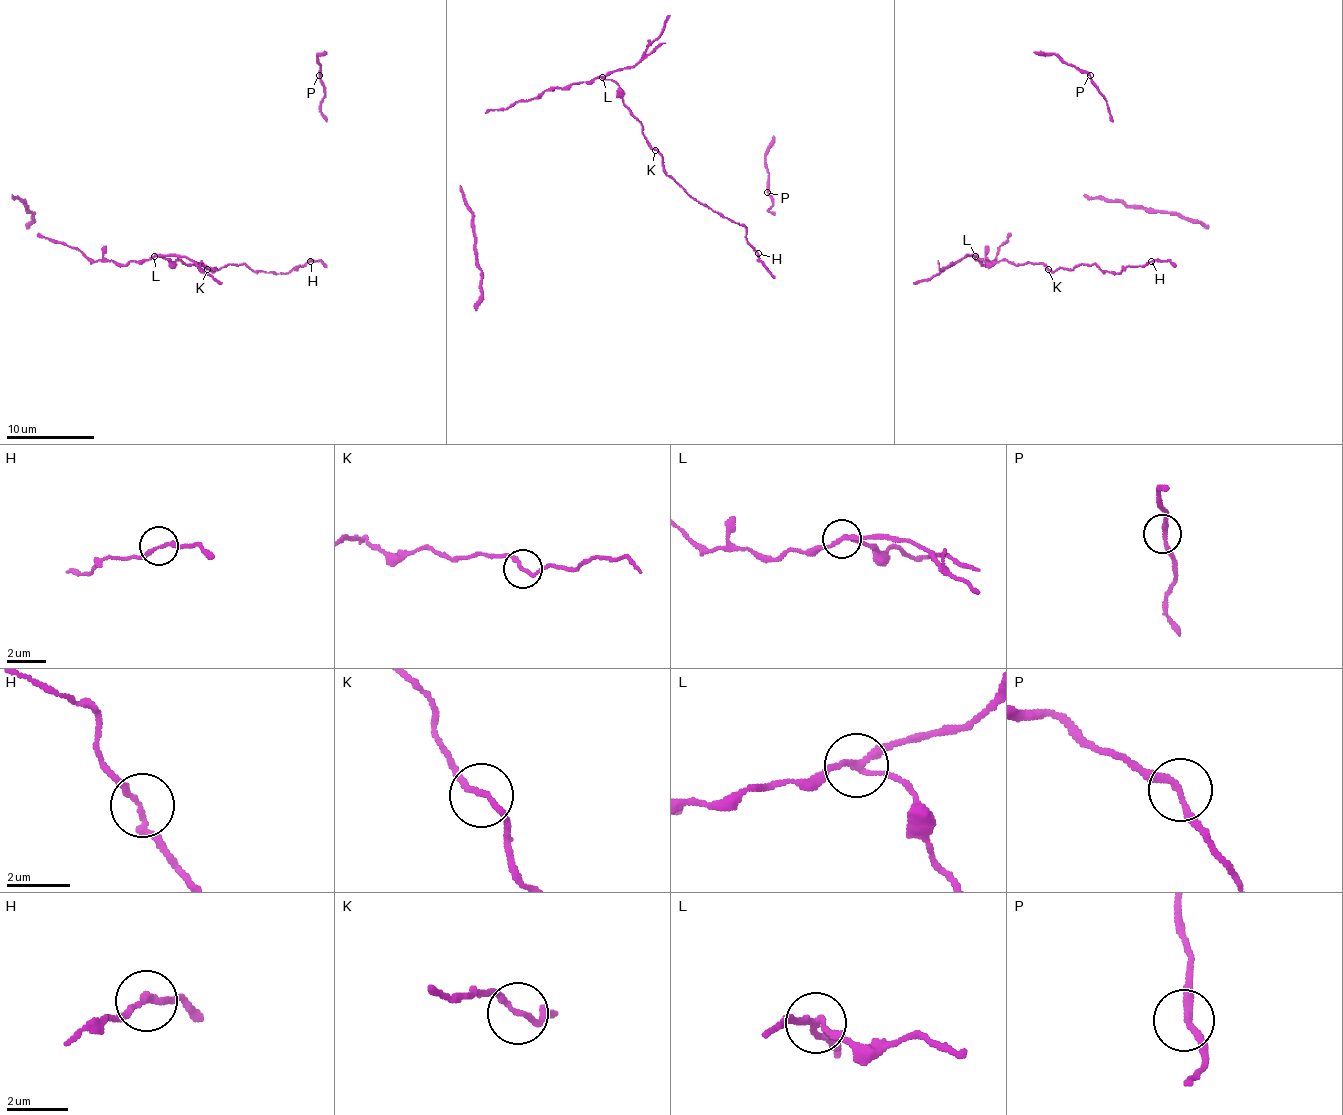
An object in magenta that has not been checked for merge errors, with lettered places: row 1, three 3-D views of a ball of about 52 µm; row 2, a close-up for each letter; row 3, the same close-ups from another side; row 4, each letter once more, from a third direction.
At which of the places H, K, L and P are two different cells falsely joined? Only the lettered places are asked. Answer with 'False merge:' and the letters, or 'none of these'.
False merge: L

